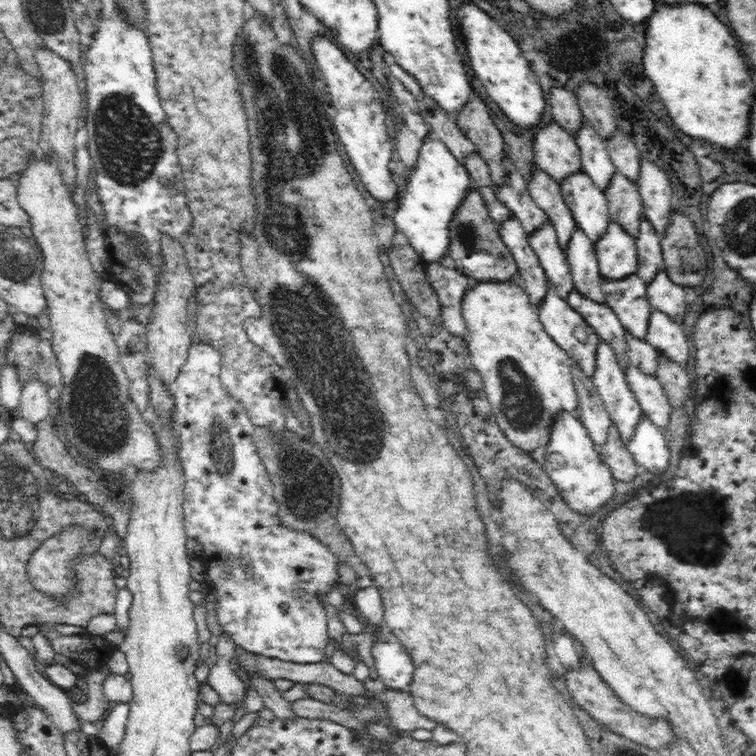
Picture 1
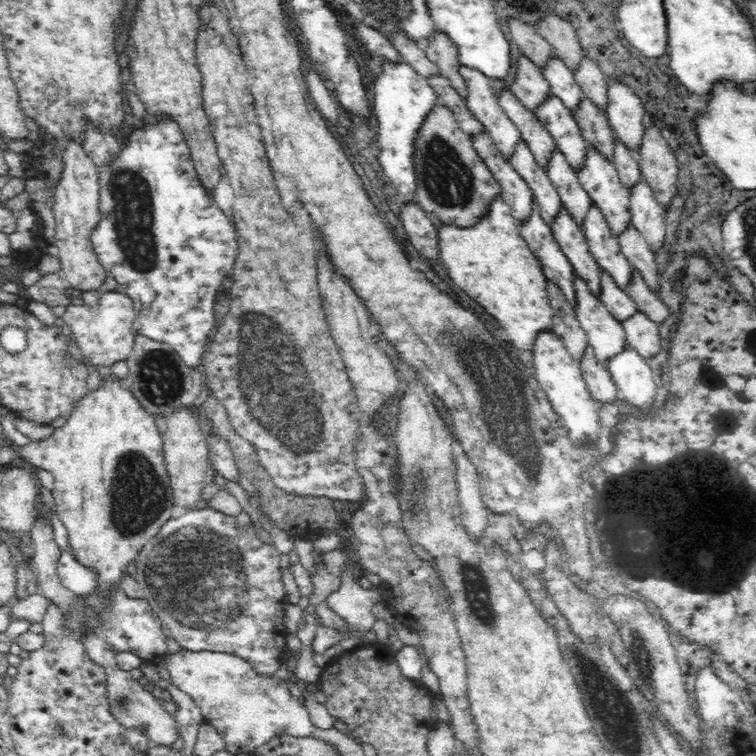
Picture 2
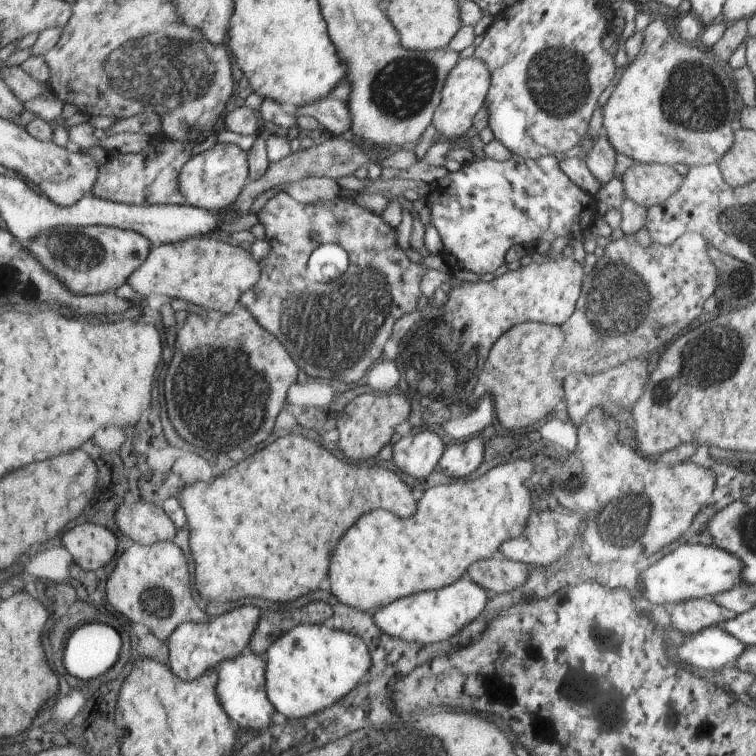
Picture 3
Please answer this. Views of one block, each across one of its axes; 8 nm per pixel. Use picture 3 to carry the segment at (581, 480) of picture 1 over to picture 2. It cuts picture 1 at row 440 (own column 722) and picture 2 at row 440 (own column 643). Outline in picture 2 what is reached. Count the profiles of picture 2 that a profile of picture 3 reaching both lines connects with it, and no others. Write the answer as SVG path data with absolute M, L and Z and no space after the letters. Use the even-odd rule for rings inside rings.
M549 328L540 331L533 343L534 380L538 381L542 389L546 391L556 416L562 418L568 428L570 442L574 445L578 442L588 442L588 440L594 442L600 432L596 428L600 426L598 413L602 404L590 394L579 365L580 361L574 359L569 353L558 333Z

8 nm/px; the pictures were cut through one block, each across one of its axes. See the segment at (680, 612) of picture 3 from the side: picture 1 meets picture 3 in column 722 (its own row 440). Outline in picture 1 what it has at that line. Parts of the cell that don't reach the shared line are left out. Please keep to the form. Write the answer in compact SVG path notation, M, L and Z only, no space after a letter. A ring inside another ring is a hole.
M610 424L606 442L602 444L601 458L611 470L615 480L632 482L634 477L641 472L641 467L634 460L633 454L622 442L621 434L615 424Z

